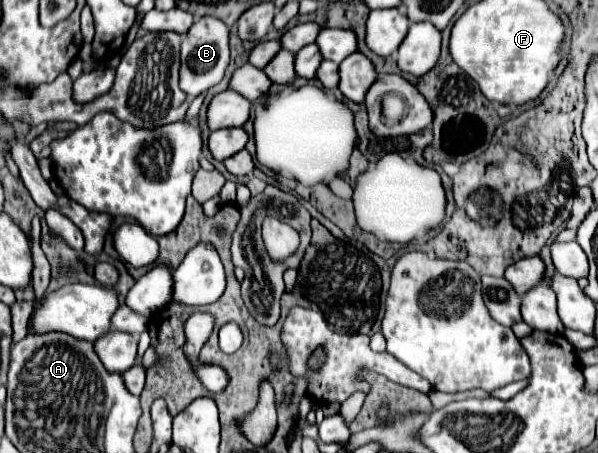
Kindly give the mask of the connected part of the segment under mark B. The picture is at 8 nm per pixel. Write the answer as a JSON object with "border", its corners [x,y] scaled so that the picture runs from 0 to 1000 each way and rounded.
{"border":[[[339,38],[323,51],[323,60],[306,77],[303,95],[303,148],[299,148],[299,192],[316,219],[346,205],[349,192],[373,174],[383,143],[383,64],[373,46],[356,38]]]}

